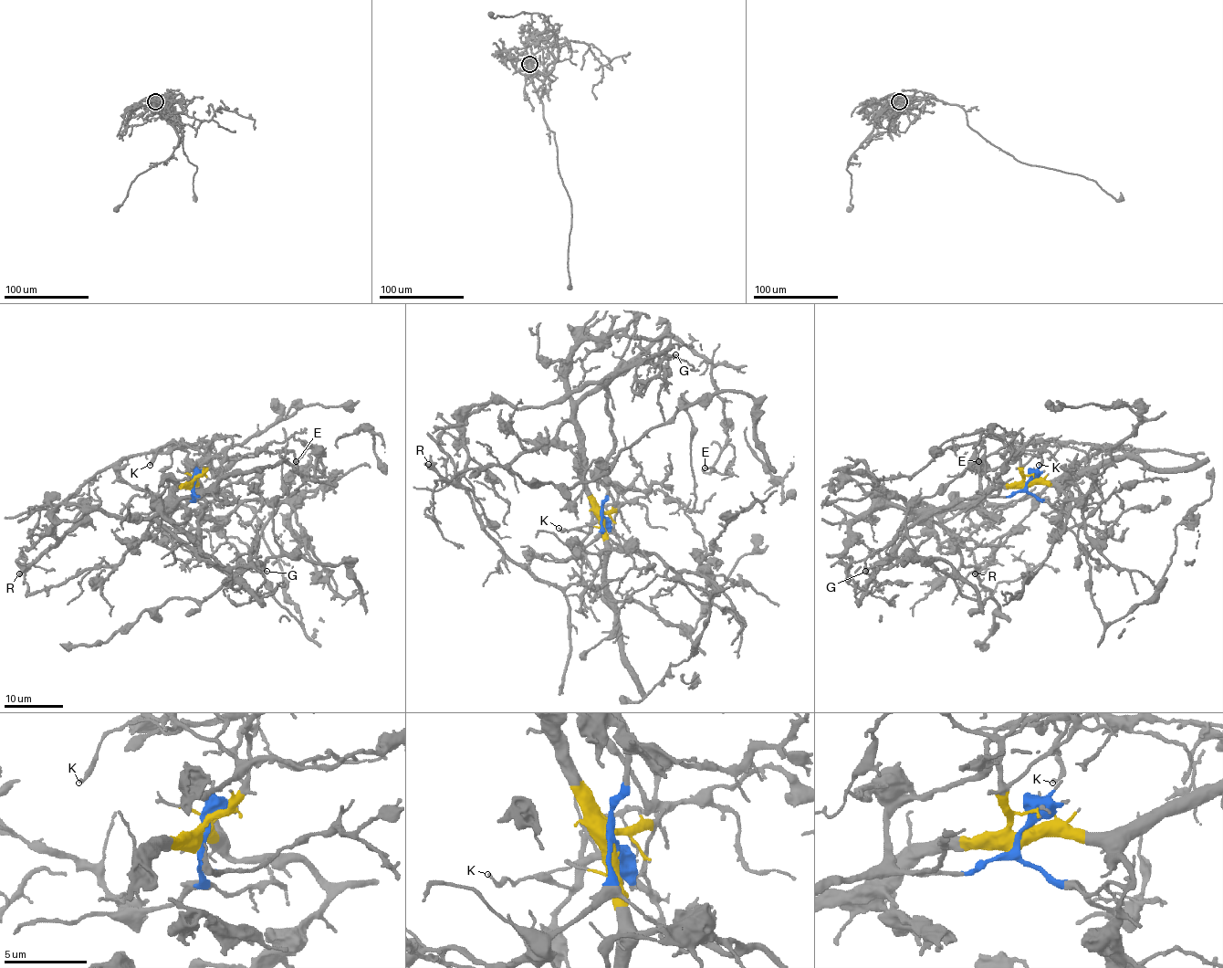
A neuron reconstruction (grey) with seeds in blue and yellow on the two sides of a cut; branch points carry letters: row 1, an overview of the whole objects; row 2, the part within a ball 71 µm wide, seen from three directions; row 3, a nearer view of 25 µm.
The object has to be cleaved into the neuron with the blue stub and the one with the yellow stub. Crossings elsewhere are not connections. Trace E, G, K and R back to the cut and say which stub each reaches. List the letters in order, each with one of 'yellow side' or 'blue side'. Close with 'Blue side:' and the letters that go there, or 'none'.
E: yellow side
G: blue side
K: yellow side
R: blue side
Blue side: G, R

